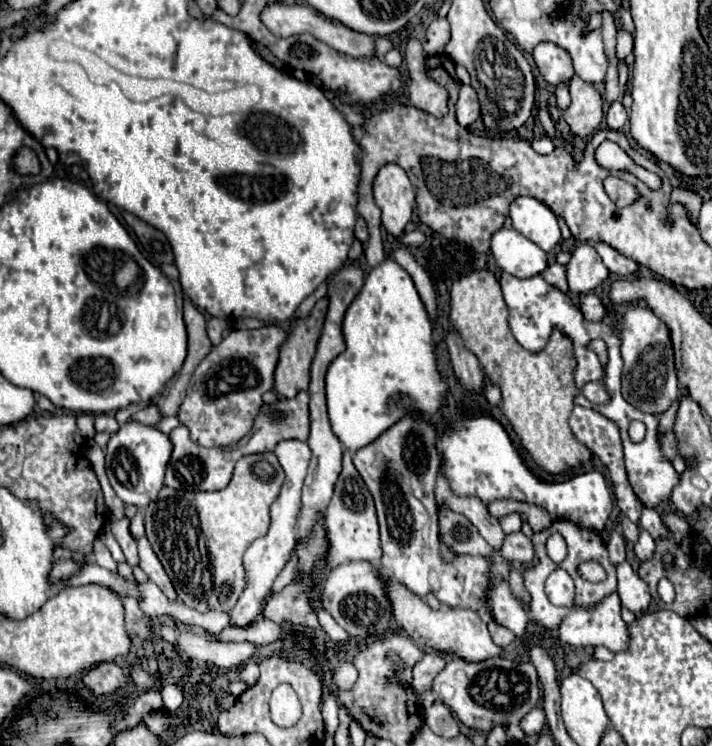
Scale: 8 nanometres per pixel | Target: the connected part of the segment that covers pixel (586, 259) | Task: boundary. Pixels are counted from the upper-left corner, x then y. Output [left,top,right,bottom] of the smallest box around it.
[566,243,608,293]

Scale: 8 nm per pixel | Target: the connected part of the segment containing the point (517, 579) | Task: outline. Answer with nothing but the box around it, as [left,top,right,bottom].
[510,569,528,599]

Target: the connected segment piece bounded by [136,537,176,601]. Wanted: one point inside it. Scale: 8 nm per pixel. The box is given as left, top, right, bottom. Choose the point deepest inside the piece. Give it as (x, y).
(149, 562)

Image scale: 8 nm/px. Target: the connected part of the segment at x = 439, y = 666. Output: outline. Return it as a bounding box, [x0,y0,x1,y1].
[412,653,446,693]

